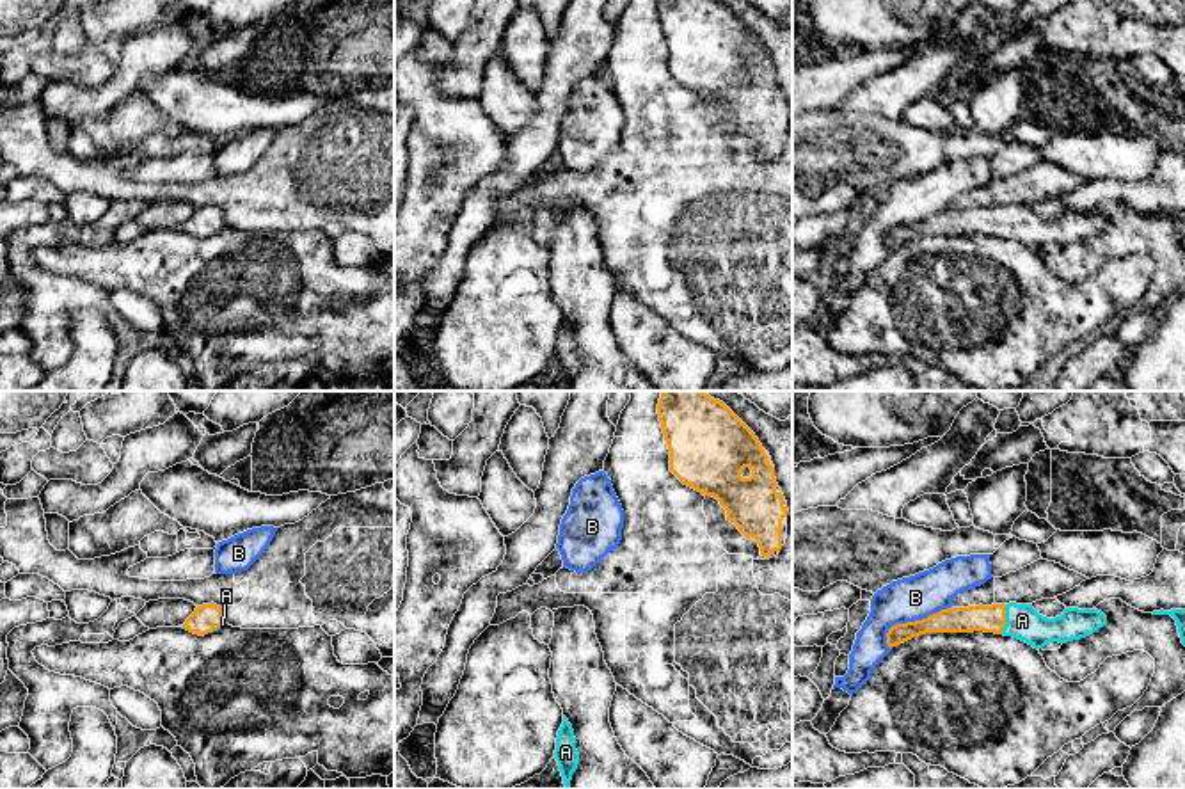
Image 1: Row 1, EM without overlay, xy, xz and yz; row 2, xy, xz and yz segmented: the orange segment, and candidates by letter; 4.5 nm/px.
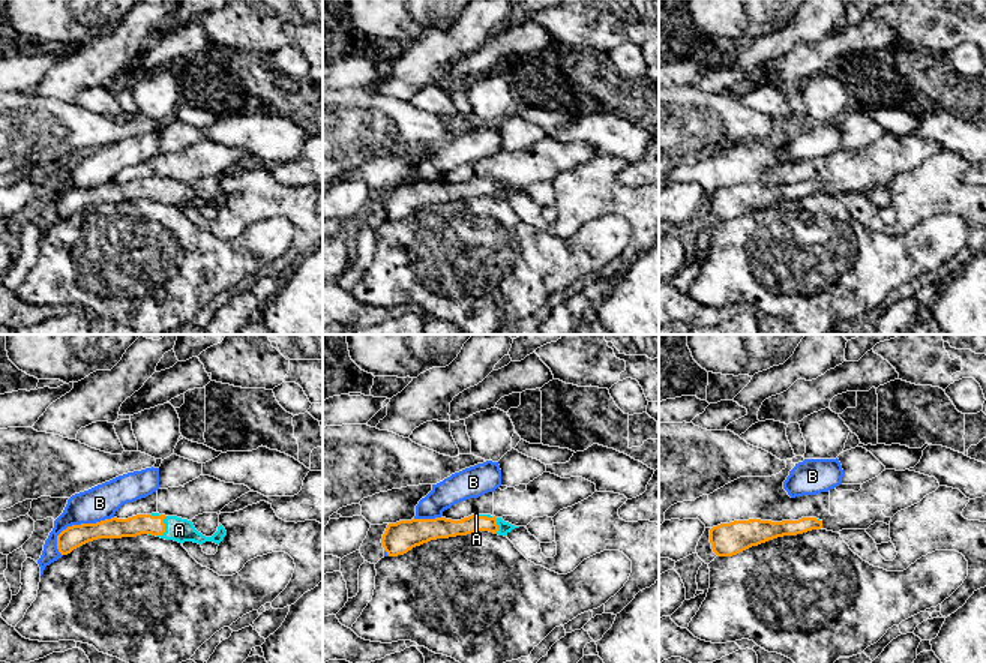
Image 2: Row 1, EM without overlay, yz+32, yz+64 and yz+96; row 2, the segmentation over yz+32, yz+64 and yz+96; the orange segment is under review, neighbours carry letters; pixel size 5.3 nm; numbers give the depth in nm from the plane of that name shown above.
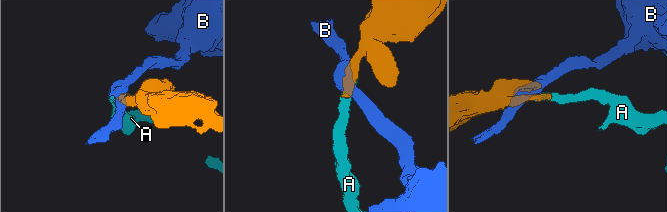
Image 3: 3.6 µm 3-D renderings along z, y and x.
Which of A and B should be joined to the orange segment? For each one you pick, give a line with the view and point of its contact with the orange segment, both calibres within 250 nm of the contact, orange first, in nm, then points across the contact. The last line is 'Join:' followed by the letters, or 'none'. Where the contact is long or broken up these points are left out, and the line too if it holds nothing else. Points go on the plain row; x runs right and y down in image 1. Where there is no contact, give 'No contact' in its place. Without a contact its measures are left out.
A: Touches orange at yz (1004, 221). Thickness 130 nm (orange) against 160 nm. Path across: yz (990, 221), (1004, 221), (1022, 223)
Join: A

